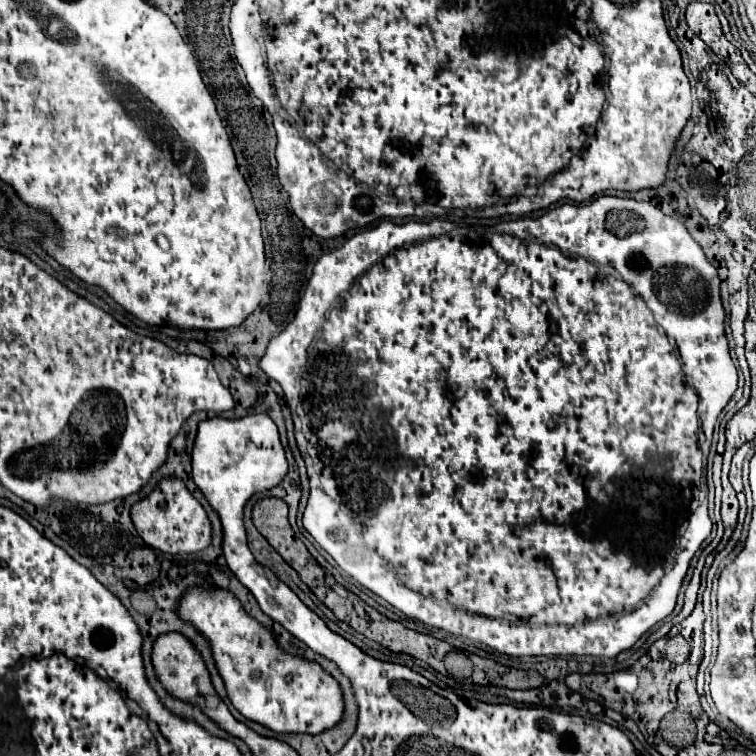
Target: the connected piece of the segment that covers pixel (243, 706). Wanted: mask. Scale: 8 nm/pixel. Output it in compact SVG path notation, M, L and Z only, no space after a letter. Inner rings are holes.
M193 587L179 601L177 609L181 619L191 621L209 637L227 695L247 719L261 725L283 725L283 733L321 733L341 721L343 697L337 681L317 663L311 665L301 657L281 651L275 645L273 633L251 619L231 593Z

